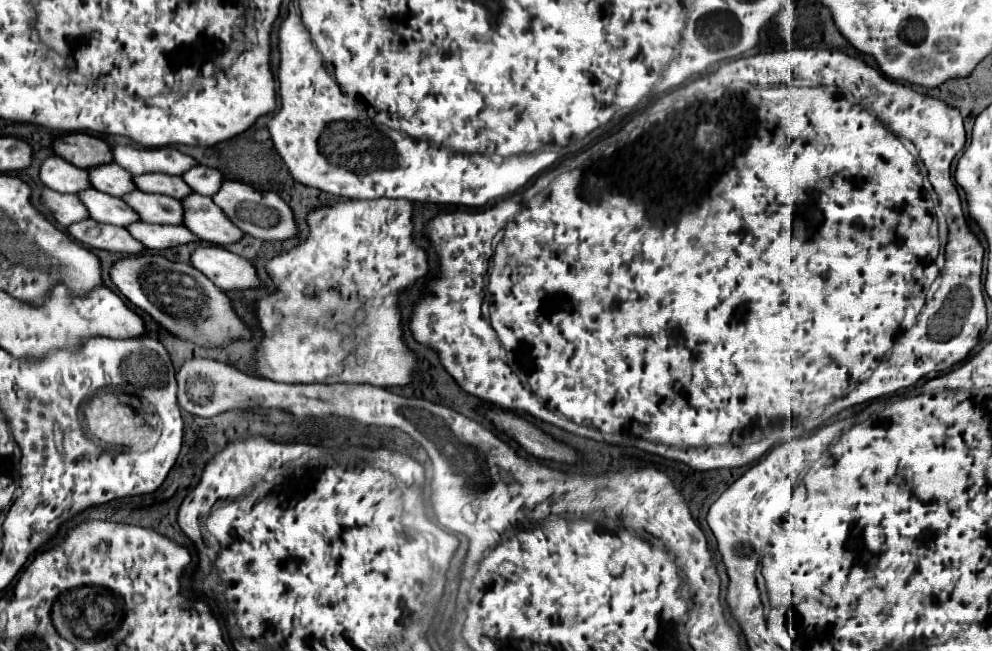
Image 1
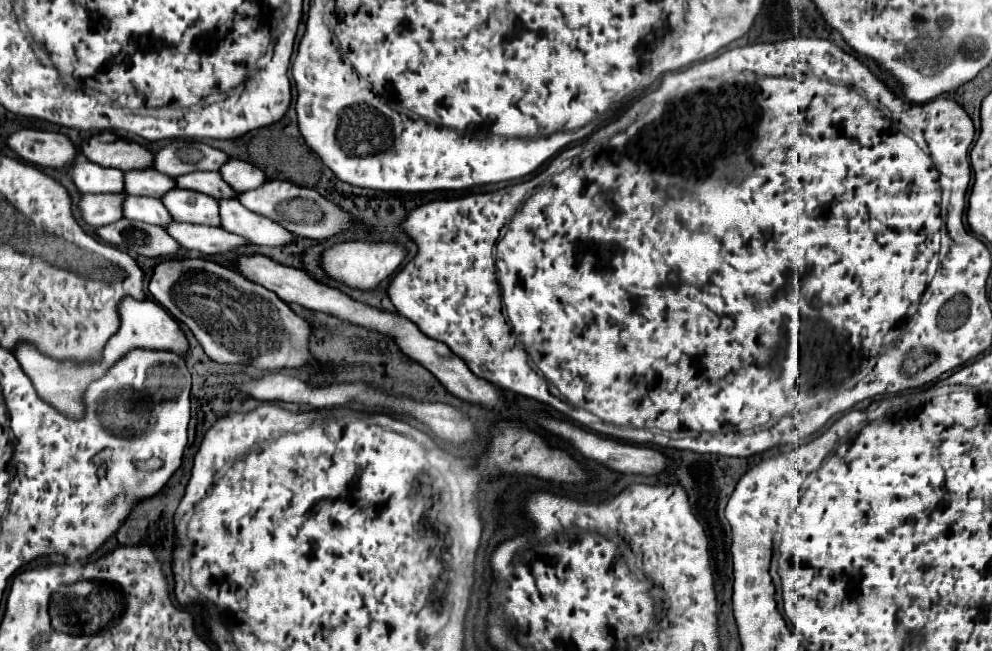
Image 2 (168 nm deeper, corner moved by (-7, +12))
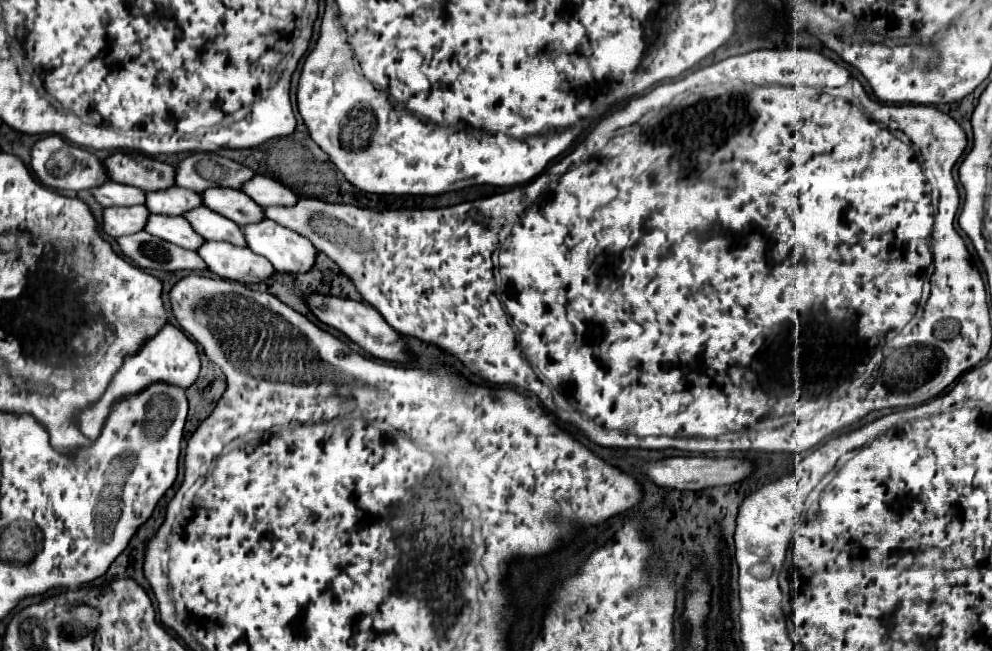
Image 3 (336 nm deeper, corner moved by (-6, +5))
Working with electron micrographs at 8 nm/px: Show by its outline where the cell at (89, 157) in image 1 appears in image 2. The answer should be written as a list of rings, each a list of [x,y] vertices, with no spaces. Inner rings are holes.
[[[101,132],[101,134],[95,134],[91,138],[87,138],[81,146],[83,154],[87,160],[99,164],[99,166],[107,166],[107,168],[119,168],[119,170],[141,170],[141,168],[147,168],[151,166],[153,168],[153,154],[139,146],[137,142],[129,142],[125,138],[119,138],[115,136],[113,132]]]

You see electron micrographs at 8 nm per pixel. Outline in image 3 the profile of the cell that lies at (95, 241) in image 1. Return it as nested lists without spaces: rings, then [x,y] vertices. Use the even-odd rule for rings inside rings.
[[[146,231],[124,235],[116,239],[122,253],[142,269],[162,269],[162,271],[206,271],[206,263],[190,249],[182,249],[174,243],[162,241]]]

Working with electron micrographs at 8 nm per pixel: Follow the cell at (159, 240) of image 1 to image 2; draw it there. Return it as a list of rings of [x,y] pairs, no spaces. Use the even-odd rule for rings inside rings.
[[[173,222],[167,226],[167,232],[187,250],[197,250],[205,256],[217,256],[235,252],[237,248],[247,246],[249,242],[241,236],[235,236],[223,228],[199,226],[199,224],[183,224]]]

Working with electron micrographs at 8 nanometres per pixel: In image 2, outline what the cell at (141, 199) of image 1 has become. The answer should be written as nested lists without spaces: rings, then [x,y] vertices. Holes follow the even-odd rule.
[[[175,188],[163,196],[163,204],[177,222],[219,226],[219,202],[207,194]]]

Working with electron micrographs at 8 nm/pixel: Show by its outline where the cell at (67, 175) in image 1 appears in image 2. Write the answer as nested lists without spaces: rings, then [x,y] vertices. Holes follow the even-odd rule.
[[[81,156],[71,168],[73,182],[83,194],[113,194],[123,192],[123,172],[117,168],[103,168]]]

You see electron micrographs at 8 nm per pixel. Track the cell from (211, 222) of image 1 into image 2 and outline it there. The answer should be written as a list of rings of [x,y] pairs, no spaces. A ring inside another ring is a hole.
[[[219,200],[223,230],[239,234],[257,246],[289,246],[297,236],[271,218],[247,210],[239,200]]]

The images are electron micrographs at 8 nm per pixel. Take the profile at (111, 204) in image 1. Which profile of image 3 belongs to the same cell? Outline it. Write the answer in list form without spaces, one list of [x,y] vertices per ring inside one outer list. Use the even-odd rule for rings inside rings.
[[[150,213],[144,231],[162,237],[164,241],[170,241],[174,245],[180,245],[184,249],[196,249],[196,245],[202,243],[202,237],[198,237],[198,233],[190,229],[190,223],[184,217],[176,217],[176,215]]]

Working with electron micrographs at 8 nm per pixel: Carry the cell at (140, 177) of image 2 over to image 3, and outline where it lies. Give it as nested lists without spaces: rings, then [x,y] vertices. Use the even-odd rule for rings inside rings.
[[[170,187],[164,191],[146,193],[146,207],[150,213],[166,213],[166,215],[182,215],[186,209],[194,209],[202,205],[202,197],[190,189]]]

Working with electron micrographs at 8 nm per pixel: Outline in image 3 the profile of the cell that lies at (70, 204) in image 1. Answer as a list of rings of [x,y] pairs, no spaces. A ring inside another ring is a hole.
[[[144,205],[106,207],[102,213],[102,229],[110,237],[120,237],[120,235],[142,231],[142,225],[146,223],[146,213],[148,209]]]

